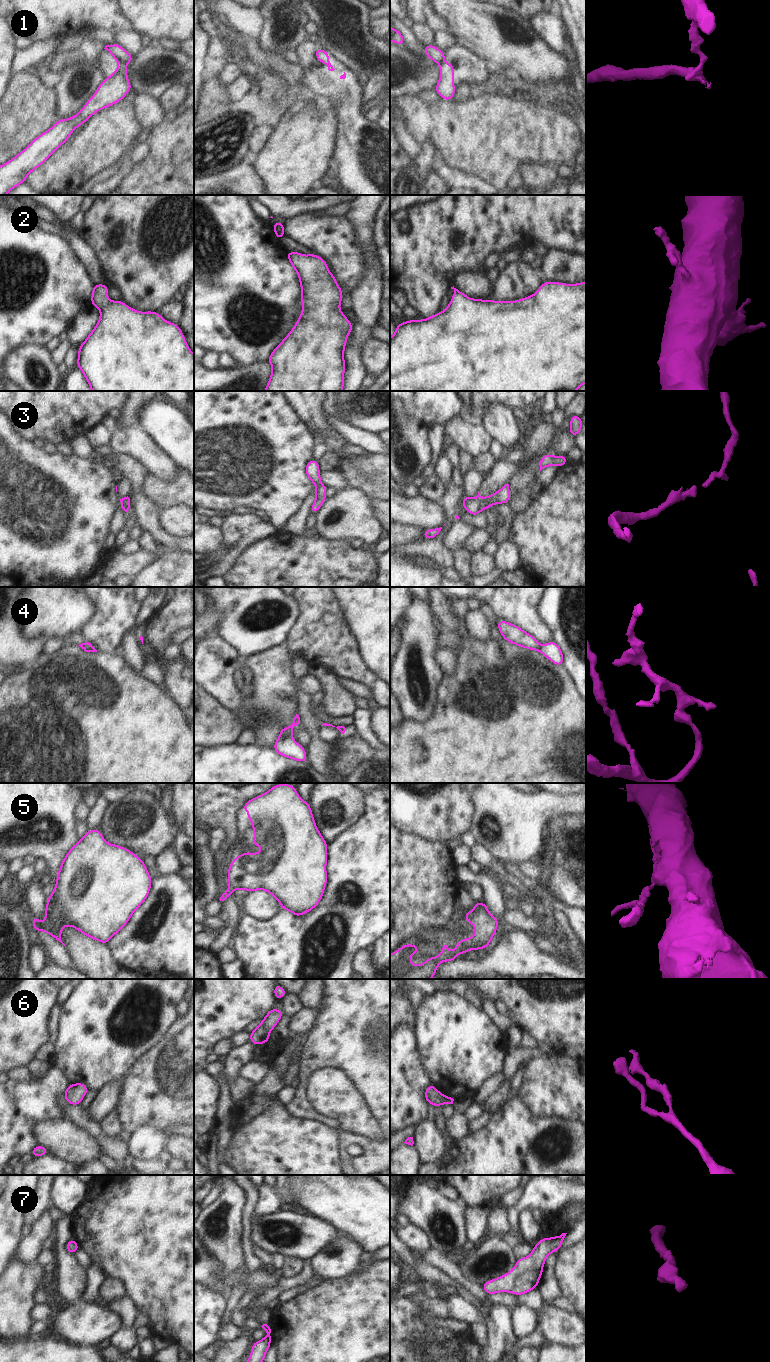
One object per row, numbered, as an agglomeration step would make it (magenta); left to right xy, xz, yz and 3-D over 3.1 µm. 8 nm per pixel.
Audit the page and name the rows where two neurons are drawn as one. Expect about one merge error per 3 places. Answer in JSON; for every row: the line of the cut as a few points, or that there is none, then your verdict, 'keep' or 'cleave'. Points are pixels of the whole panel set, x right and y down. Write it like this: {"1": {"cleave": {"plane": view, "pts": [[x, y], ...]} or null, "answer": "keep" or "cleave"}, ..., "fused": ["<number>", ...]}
{"1": {"cleave": {"plane": "xy", "pts": [[119, 63], [126, 64]]}, "answer": "cleave"}, "2": {"cleave": null, "answer": "keep"}, "3": {"cleave": {"plane": "yz", "pts": [[486, 497], [483, 502], [483, 508]]}, "answer": "cleave"}, "4": {"cleave": {"plane": "xz", "pts": [[291, 734], [279, 739]]}, "answer": "cleave"}, "5": {"cleave": null, "answer": "keep"}, "6": {"cleave": null, "answer": "keep"}, "7": {"cleave": null, "answer": "keep"}, "fused": ["1", "3", "4"]}

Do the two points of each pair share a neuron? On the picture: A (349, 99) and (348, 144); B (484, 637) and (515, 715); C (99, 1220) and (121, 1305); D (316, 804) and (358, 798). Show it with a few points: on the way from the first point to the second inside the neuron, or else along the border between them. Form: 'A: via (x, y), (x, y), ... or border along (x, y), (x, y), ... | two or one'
A: via (349, 110), (349, 133) | one
B: border along (466, 629), (481, 642), (488, 642), (491, 639) | two
C: border along (125, 1294), (139, 1311) | two
D: via (326, 799), (348, 799) | one

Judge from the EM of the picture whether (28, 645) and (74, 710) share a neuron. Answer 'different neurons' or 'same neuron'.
different neurons

